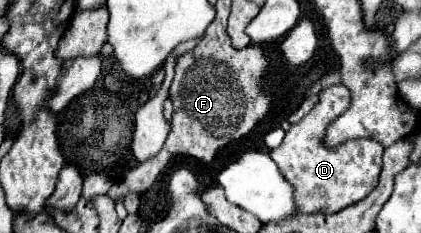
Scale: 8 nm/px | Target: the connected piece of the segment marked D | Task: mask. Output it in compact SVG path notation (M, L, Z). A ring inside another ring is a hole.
M330 85L330 87L322 89L318 93L318 97L320 97L320 101L316 103L316 107L308 115L304 115L300 119L300 123L290 127L290 131L286 133L282 145L272 149L270 157L278 165L280 173L284 175L284 179L294 187L296 213L328 213L330 215L330 213L342 211L344 207L348 207L352 203L362 201L378 185L378 175L380 175L380 167L382 167L384 147L380 143L360 143L360 139L350 139L350 141L344 141L344 143L340 143L336 147L326 147L324 145L326 119L336 119L340 113L345 112L350 105L351 94L344 85Z

